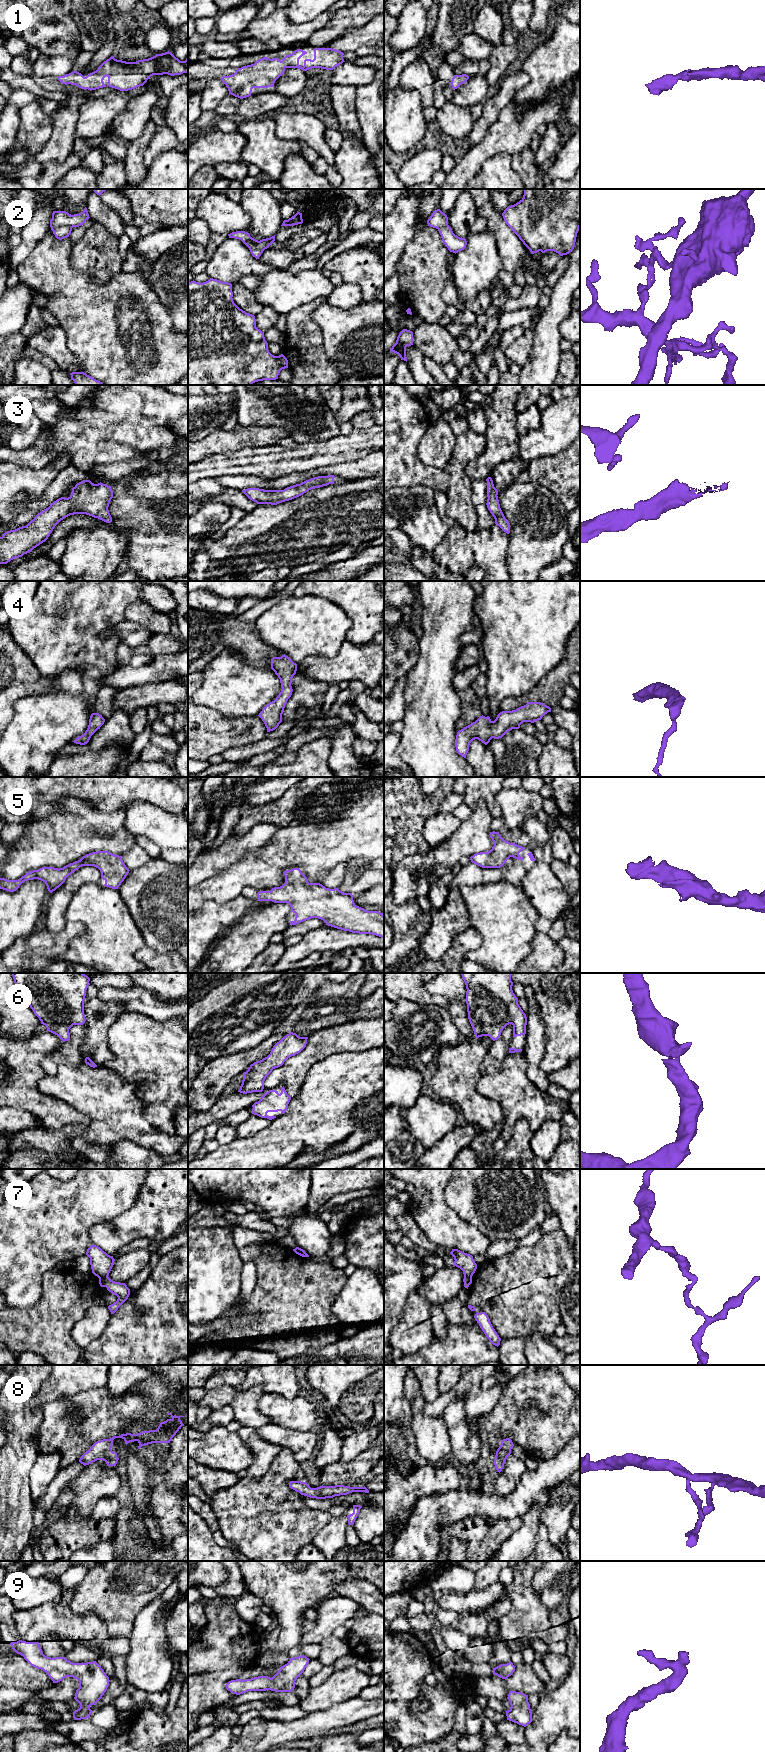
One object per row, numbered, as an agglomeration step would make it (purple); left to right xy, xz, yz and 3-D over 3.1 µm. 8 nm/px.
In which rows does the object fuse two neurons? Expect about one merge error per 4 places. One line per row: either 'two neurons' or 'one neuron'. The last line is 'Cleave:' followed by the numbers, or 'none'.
1: one neuron
2: two neurons
3: one neuron
4: one neuron
5: one neuron
6: one neuron
7: two neurons
8: one neuron
9: one neuron
Cleave: 2, 7

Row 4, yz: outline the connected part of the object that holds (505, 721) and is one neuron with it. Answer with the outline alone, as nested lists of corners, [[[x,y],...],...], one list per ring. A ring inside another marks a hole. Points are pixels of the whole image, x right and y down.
[[[528,702],[516,710],[500,712],[494,721],[489,716],[482,715],[475,722],[457,732],[456,751],[466,758],[469,745],[473,740],[478,739],[487,745],[492,738],[502,738],[508,731],[519,729],[523,722],[534,723],[541,720],[548,712],[551,712],[551,708],[544,703]]]

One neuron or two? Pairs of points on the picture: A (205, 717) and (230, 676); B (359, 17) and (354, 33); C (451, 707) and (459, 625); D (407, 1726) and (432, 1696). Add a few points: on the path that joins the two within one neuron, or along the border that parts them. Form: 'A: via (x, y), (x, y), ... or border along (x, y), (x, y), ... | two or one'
A: border along (198, 704), (209, 707), (223, 717), (231, 719) | two
B: border along (373, 16), (362, 25), (347, 28), (335, 37) | two
C: via (443, 687), (443, 645) | one
D: via (417, 1725), (433, 1709), (433, 1706) | one

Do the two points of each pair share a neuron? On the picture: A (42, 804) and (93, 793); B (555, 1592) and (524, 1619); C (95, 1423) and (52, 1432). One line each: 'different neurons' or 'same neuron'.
A: same neuron
B: different neurons
C: same neuron

